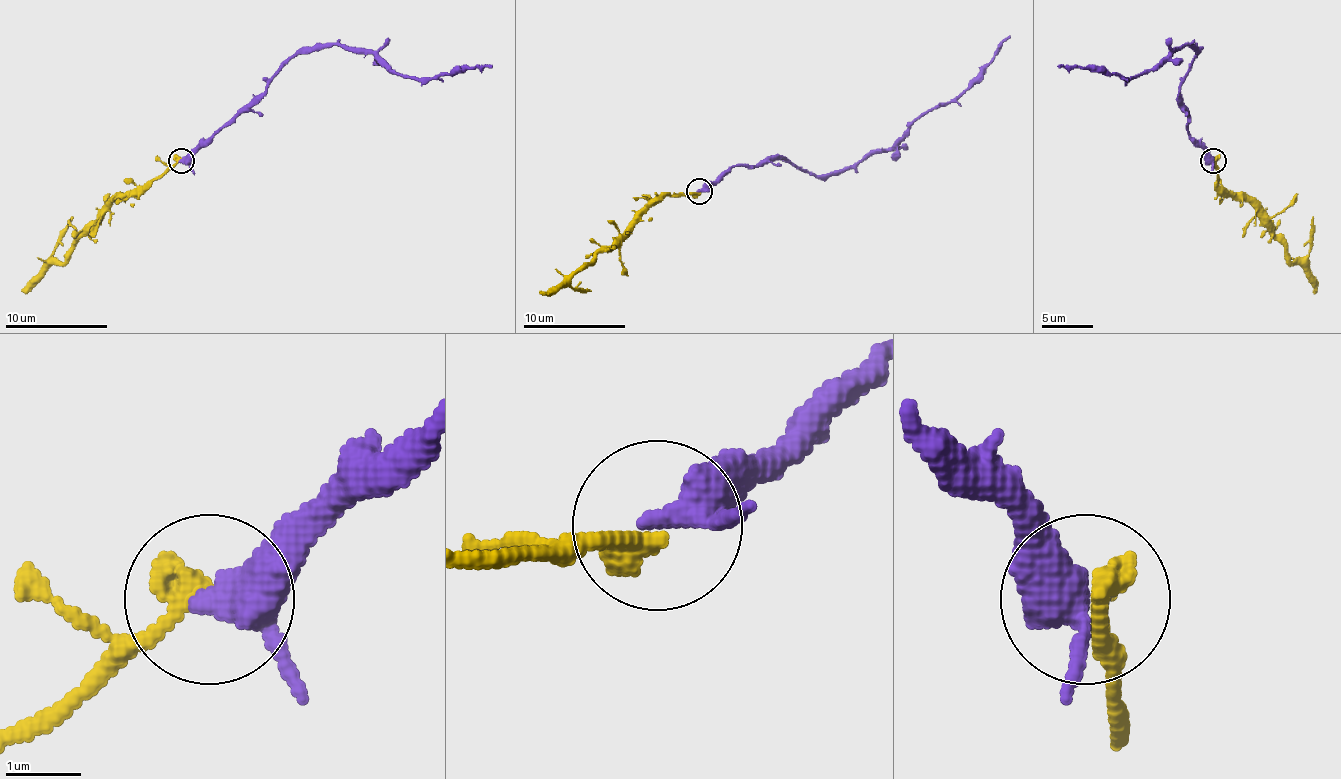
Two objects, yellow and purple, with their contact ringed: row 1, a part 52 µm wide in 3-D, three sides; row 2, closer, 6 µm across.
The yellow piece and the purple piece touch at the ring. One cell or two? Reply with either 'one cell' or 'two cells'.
one cell

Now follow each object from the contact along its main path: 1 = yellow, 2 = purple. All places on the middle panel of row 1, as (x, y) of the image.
1: (700, 192), (662, 194), (626, 233), (577, 271), (570, 284), (590, 291)
2: (700, 192), (733, 166), (776, 158), (817, 176), (853, 169), (886, 151), (922, 115), (953, 102), (1009, 36)

